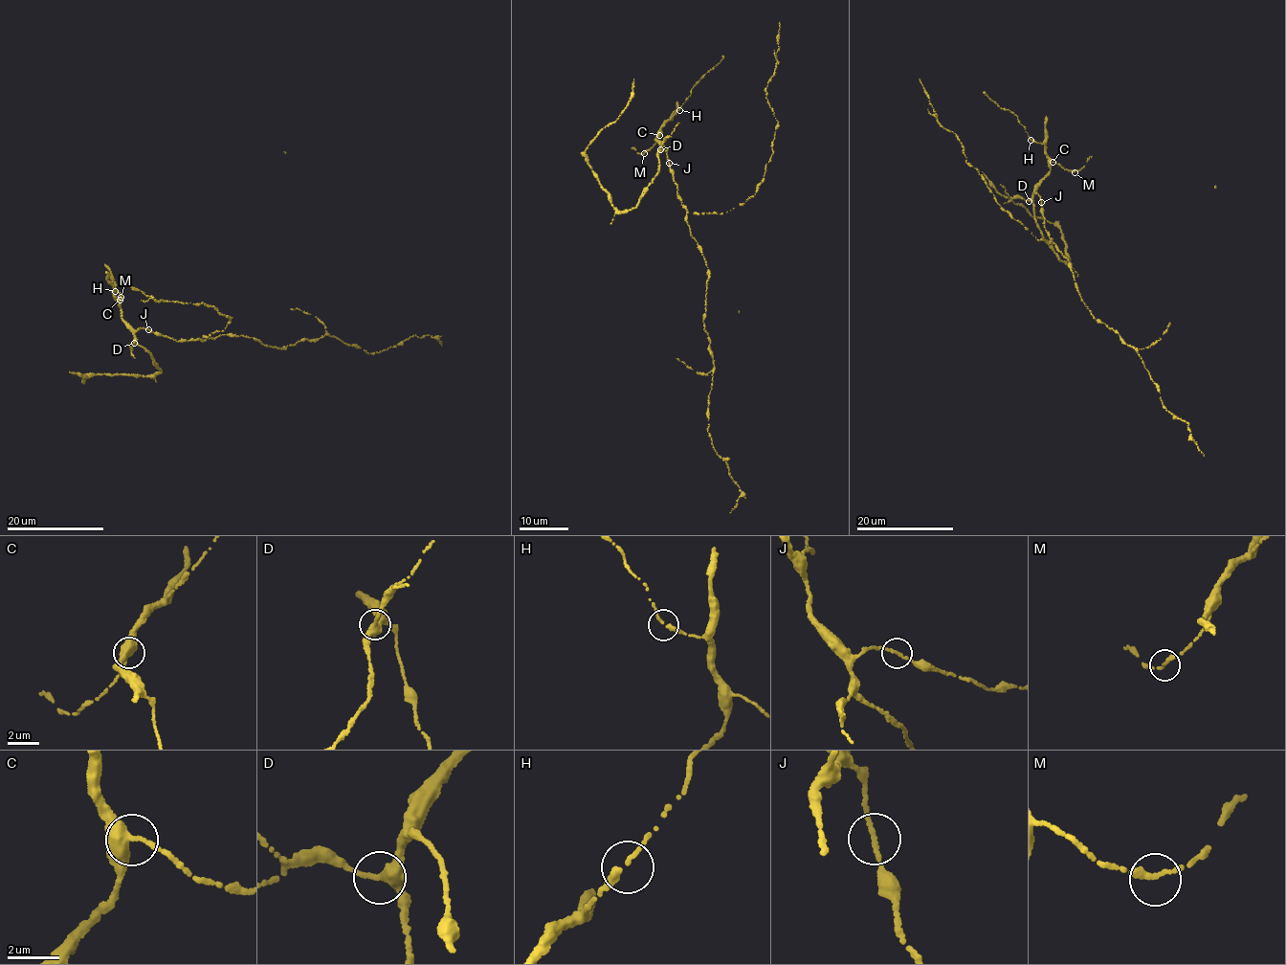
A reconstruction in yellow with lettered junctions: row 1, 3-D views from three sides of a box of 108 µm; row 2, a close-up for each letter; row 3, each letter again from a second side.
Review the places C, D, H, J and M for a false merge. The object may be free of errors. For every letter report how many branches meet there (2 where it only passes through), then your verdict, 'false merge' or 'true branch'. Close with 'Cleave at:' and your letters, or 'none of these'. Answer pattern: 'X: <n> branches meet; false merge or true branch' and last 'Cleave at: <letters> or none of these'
C: 3 branches meet; true branch
D: 3 branches meet; true branch
H: 2 branches meet; true branch
J: 2 branches meet; true branch
M: 2 branches meet; true branch
Cleave at: none of these

